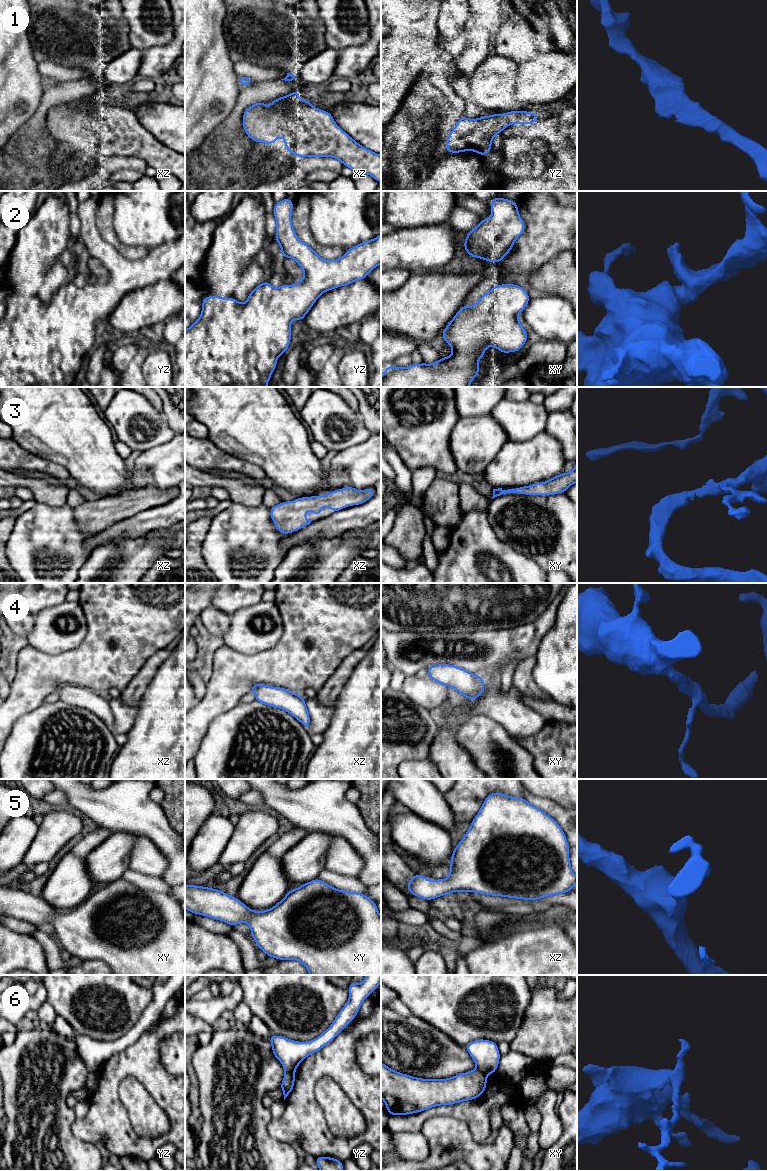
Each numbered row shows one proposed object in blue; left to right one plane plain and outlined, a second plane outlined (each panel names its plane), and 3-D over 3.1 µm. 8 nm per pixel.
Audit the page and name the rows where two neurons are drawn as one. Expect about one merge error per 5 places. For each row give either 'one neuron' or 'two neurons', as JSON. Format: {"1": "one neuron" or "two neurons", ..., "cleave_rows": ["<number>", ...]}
{"1": "one neuron", "2": "one neuron", "3": "one neuron", "4": "one neuron", "5": "one neuron", "6": "two neurons", "cleave_rows": ["6"]}

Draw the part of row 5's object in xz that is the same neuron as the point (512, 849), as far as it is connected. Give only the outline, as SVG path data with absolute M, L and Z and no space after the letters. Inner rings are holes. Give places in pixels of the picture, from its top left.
M494 792L486 797L478 814L470 823L469 830L453 849L448 877L427 880L426 876L416 873L408 881L407 889L412 896L430 901L442 895L450 895L452 892L476 892L536 901L544 897L568 893L577 884L577 876L571 869L569 850L565 833L551 816L530 804L525 798Z

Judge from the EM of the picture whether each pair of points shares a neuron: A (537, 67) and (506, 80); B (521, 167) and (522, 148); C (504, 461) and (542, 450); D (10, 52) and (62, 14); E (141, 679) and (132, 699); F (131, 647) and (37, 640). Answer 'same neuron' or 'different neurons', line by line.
A: different neurons
B: same neuron
C: same neuron
D: different neurons
E: same neuron
F: different neurons

